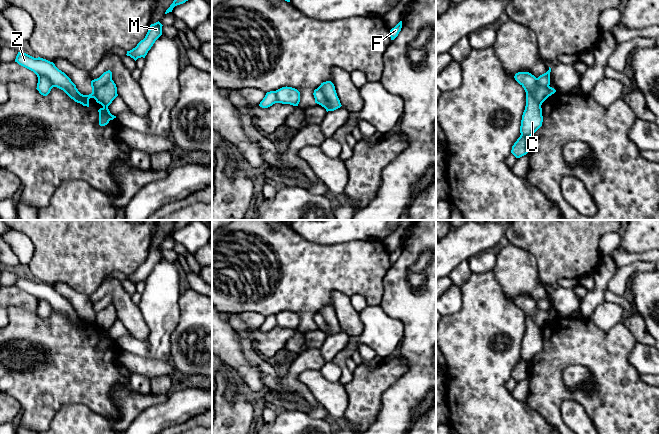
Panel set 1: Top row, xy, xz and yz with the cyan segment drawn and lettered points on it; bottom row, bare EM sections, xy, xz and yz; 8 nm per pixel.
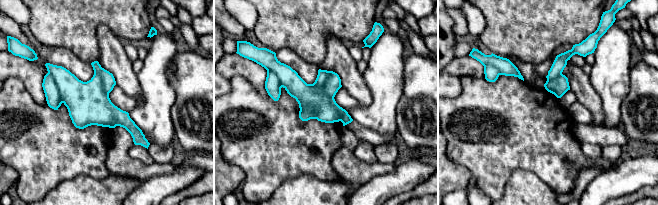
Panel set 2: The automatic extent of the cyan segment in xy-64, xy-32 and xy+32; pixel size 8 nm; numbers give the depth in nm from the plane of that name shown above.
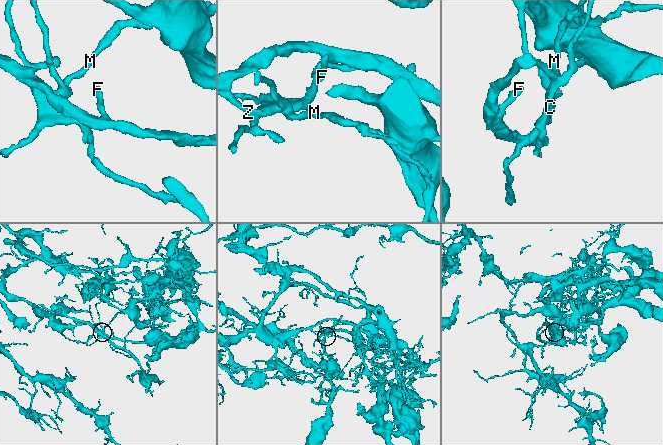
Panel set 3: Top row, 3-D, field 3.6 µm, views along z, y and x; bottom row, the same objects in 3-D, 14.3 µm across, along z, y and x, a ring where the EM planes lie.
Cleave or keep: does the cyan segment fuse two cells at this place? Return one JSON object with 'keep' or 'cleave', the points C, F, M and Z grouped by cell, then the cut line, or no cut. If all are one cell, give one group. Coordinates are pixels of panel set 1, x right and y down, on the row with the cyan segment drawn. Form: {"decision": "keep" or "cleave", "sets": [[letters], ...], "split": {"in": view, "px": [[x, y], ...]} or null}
{"decision": "keep", "sets": [["C", "F", "M", "Z"]], "split": null}

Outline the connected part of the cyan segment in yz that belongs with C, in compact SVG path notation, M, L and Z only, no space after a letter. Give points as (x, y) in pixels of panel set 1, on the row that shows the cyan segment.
M549 70L536 78L529 72L518 72L515 80L524 88L526 92L526 106L522 115L520 126L520 137L512 146L511 153L520 158L529 151L529 140L531 136L542 126L542 103L556 90L550 87Z

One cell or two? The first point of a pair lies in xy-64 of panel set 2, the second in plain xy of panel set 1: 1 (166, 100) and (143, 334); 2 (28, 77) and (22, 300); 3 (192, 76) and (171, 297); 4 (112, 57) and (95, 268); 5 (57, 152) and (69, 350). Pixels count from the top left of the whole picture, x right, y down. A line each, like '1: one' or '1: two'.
1: two
2: one
3: two
4: two
5: one

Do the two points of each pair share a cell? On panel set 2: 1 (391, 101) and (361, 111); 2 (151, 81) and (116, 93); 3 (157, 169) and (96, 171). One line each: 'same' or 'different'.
1: same
2: different
3: different

